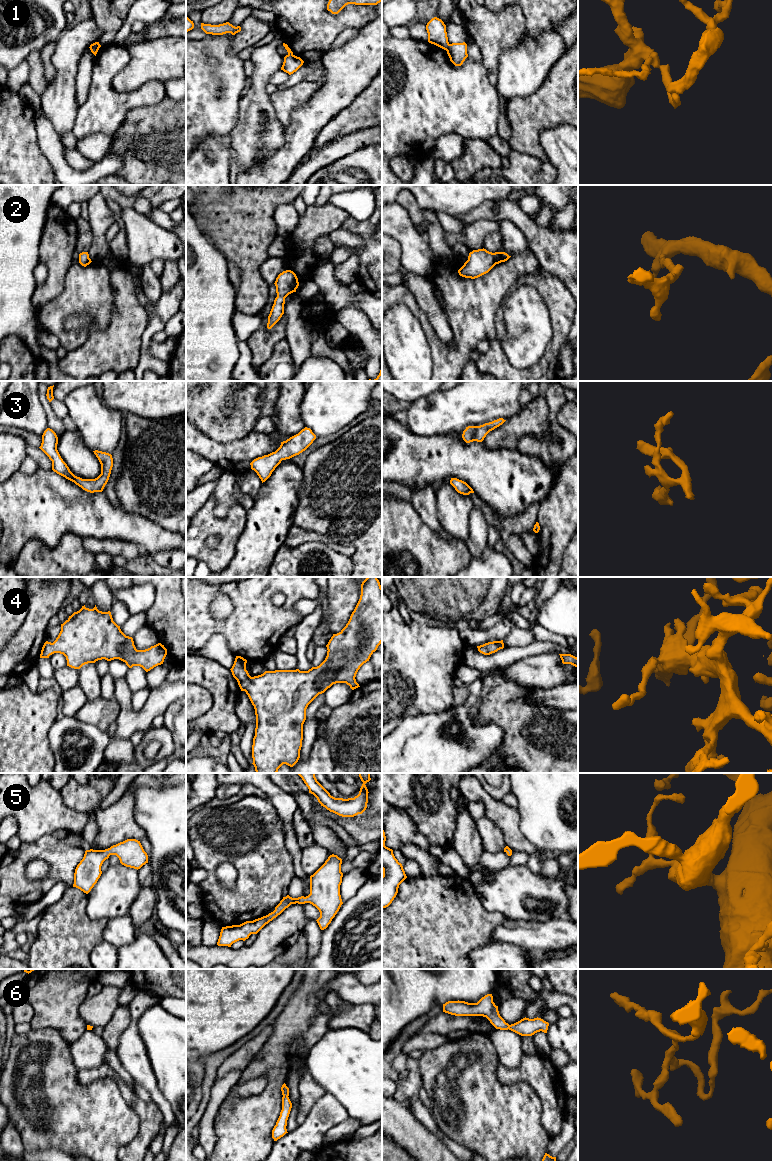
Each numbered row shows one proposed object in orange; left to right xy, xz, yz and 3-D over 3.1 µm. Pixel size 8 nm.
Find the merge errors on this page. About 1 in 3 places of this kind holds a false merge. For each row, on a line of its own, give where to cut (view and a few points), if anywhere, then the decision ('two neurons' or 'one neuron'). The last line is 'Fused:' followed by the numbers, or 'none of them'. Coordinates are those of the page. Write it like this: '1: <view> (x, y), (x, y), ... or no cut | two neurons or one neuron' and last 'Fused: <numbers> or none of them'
1: yz (449, 44), (446, 50) | two neurons
2: no cut | one neuron
3: no cut | one neuron
4: no cut | one neuron
5: no cut | one neuron
6: no cut | one neuron
Fused: 1

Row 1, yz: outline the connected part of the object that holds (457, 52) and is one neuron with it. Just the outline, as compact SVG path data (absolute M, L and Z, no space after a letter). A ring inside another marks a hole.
M465 42L449 44L447 54L455 66L461 66L468 57L467 44Z

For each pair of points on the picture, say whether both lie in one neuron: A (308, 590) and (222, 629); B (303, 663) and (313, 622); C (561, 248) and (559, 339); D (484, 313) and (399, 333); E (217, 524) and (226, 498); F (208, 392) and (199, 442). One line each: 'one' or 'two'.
A: one
B: one
C: two
D: two
E: two
F: two

